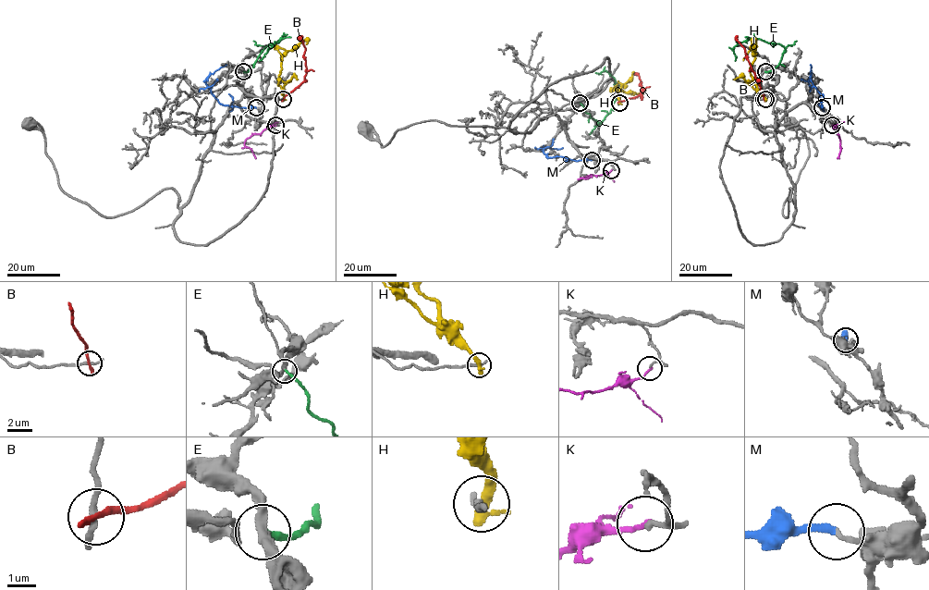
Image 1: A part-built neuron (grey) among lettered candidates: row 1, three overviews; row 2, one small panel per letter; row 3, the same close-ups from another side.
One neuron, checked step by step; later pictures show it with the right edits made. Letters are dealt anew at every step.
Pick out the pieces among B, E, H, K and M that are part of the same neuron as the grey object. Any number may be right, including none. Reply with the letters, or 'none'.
none

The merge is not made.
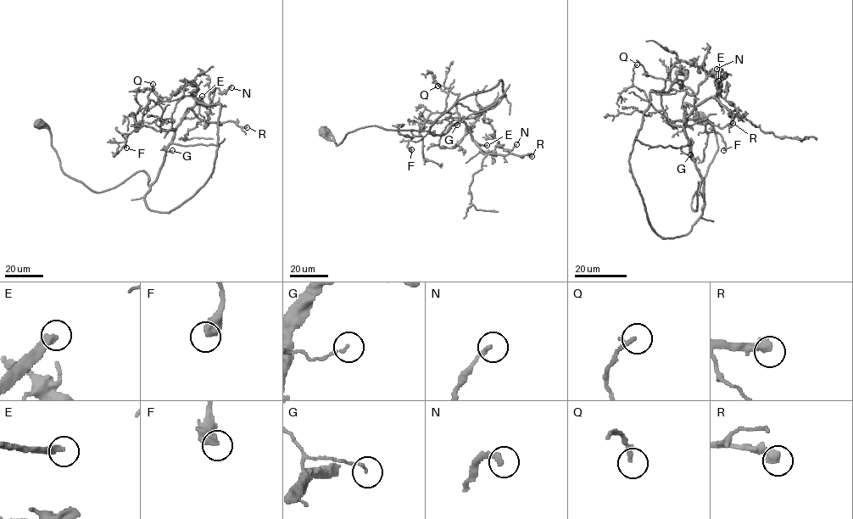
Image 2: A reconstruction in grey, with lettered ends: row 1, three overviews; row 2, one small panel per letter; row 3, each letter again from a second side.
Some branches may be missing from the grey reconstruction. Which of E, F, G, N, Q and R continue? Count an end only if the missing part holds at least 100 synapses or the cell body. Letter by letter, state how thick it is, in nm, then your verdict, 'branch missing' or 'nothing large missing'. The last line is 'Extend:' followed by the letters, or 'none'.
E: 380 nm thick; branch missing
F: 550 nm thick; nothing large missing
G: 110 nm thick; nothing large missing
N: 240 nm thick; nothing large missing
Q: 200 nm thick; nothing large missing
R: 480 nm thick; branch missing
Extend: E, R

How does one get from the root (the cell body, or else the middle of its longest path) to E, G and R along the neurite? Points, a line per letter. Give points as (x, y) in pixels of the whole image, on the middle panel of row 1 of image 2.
E: (322, 131), (338, 145), (348, 133), (369, 126), (436, 135), (462, 120), (475, 141), (487, 145)
G: (322, 131), (338, 145), (348, 133), (371, 125), (427, 131), (436, 135), (443, 135), (451, 124), (457, 125)
R: (322, 131), (338, 145), (348, 133), (369, 126), (436, 135), (462, 120), (483, 153), (532, 156)

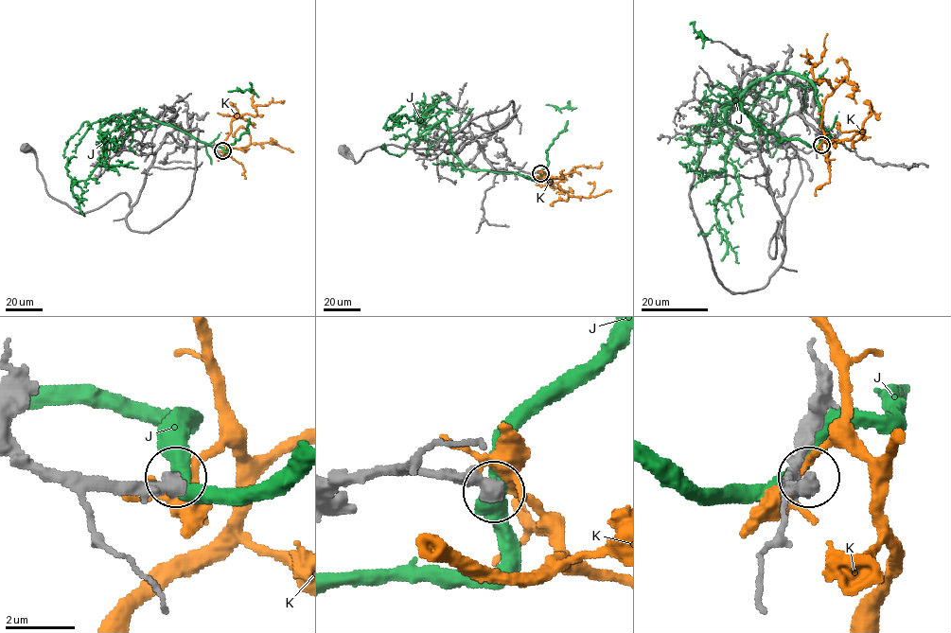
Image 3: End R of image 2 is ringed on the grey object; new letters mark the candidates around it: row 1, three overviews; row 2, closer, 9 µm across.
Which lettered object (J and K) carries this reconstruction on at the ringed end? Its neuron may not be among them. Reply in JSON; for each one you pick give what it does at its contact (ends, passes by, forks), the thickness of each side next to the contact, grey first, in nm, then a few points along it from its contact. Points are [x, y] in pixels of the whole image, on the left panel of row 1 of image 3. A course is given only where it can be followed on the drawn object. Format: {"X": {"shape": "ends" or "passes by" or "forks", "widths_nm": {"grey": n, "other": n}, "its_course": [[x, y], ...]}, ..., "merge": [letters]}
{"merge": []}

